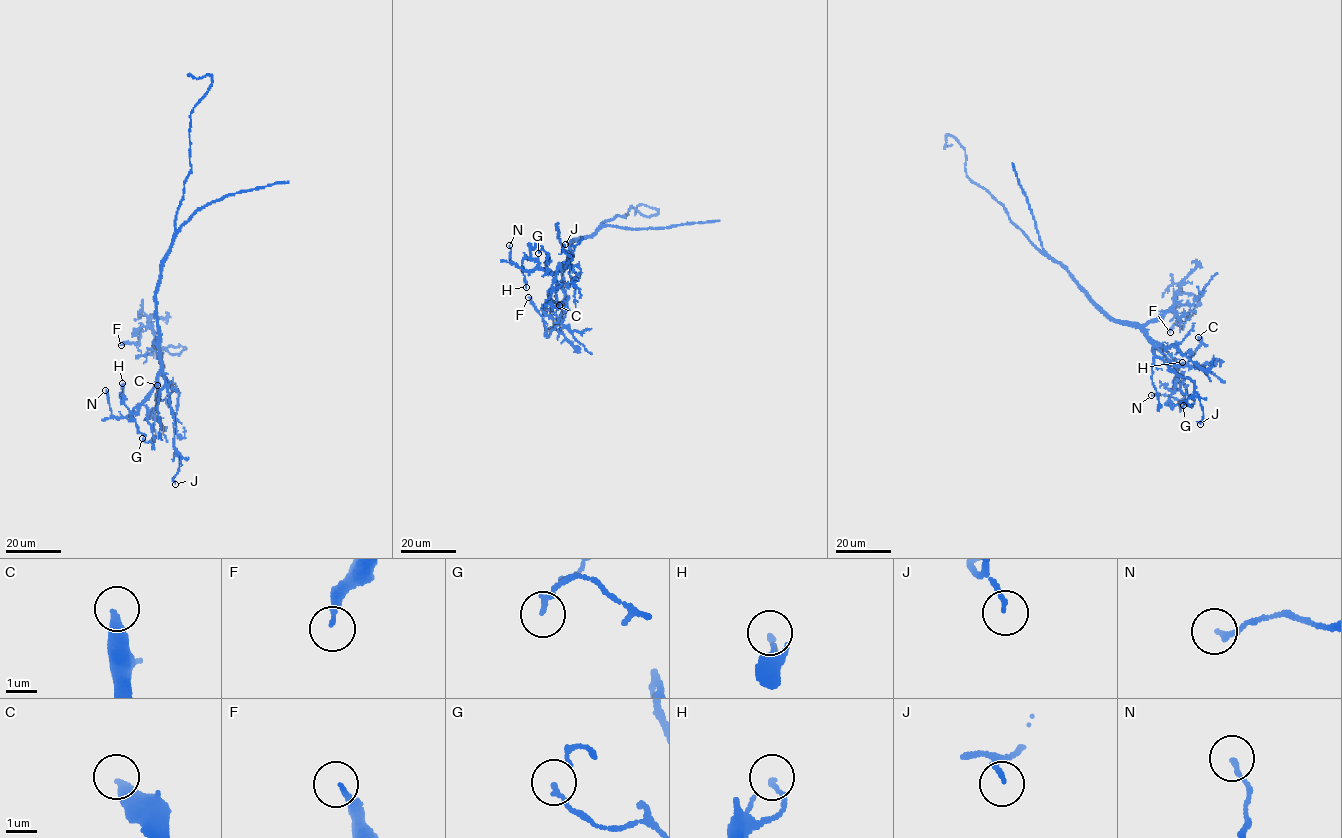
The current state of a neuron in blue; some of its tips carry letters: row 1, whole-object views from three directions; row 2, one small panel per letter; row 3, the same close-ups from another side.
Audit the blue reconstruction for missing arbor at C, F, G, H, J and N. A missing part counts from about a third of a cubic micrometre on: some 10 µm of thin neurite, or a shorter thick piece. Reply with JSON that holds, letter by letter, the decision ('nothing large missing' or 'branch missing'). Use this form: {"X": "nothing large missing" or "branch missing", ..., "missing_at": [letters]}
{"C": "nothing large missing", "F": "nothing large missing", "G": "nothing large missing", "H": "nothing large missing", "J": "nothing large missing", "N": "nothing large missing", "missing_at": []}

